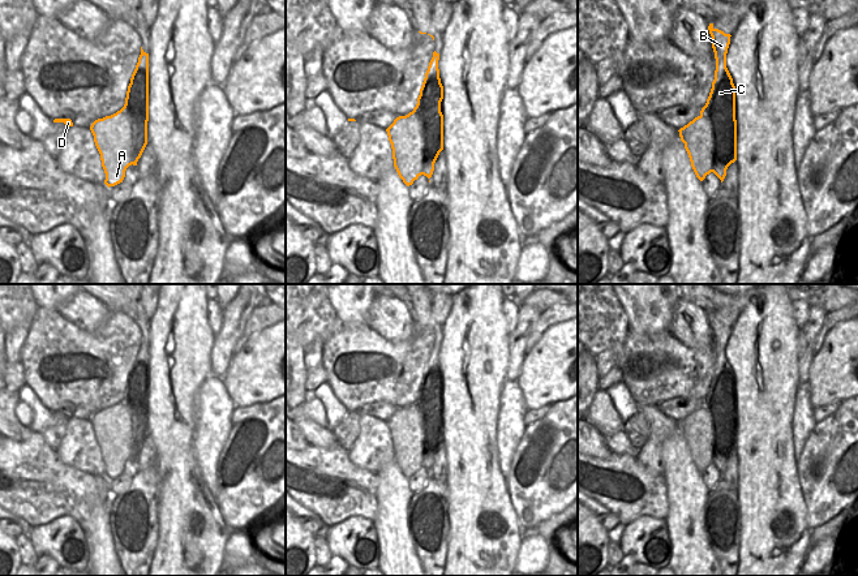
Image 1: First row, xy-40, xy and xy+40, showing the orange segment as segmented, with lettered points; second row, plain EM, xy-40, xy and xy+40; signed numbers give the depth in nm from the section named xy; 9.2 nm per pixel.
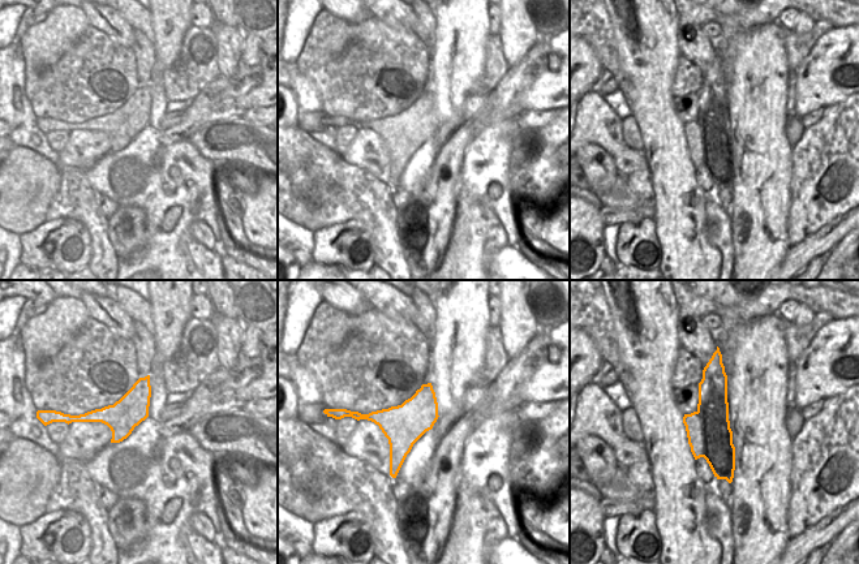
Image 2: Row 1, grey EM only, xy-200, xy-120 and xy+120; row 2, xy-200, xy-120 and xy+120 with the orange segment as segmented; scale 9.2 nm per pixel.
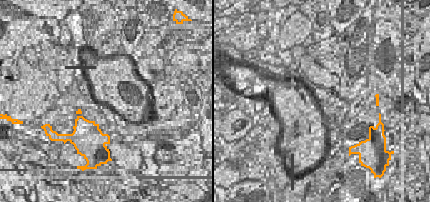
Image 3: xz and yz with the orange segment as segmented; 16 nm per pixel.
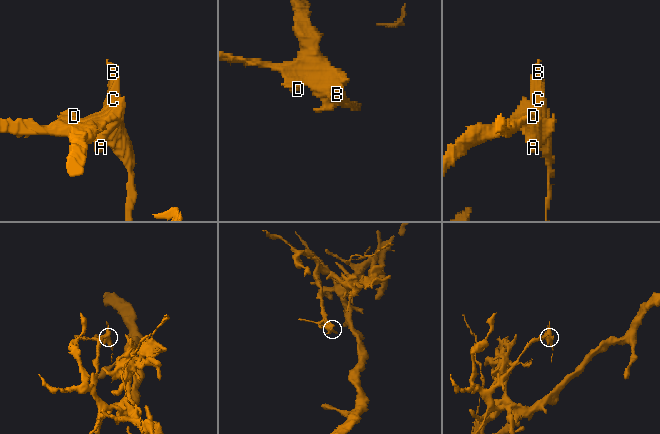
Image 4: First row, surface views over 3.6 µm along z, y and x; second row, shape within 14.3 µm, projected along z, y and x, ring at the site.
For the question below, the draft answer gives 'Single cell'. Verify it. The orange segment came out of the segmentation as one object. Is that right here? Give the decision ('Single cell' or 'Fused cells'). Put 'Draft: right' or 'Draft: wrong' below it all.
Fused cells
Draft: wrong

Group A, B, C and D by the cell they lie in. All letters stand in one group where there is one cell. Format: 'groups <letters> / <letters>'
groups A D / B C

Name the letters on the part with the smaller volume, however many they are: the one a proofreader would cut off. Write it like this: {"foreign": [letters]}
{"foreign": ["B", "C"]}

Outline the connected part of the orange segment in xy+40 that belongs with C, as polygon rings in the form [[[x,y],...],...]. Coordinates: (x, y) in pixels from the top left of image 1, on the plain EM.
[[[708,318],[716,351],[715,371],[700,409],[711,413],[715,427],[712,464],[724,473],[728,459],[737,452],[735,378],[726,360],[730,326]]]

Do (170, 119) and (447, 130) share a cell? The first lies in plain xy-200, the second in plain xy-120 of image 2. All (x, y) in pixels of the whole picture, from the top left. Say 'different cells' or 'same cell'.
same cell

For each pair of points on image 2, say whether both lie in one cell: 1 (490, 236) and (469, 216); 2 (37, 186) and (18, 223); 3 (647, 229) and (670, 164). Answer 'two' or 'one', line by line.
1: one
2: one
3: two

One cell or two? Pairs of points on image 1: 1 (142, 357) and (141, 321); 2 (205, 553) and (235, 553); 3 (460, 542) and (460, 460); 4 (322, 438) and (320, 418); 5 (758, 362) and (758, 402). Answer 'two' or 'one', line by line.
1: one
2: two
3: one
4: two
5: one

